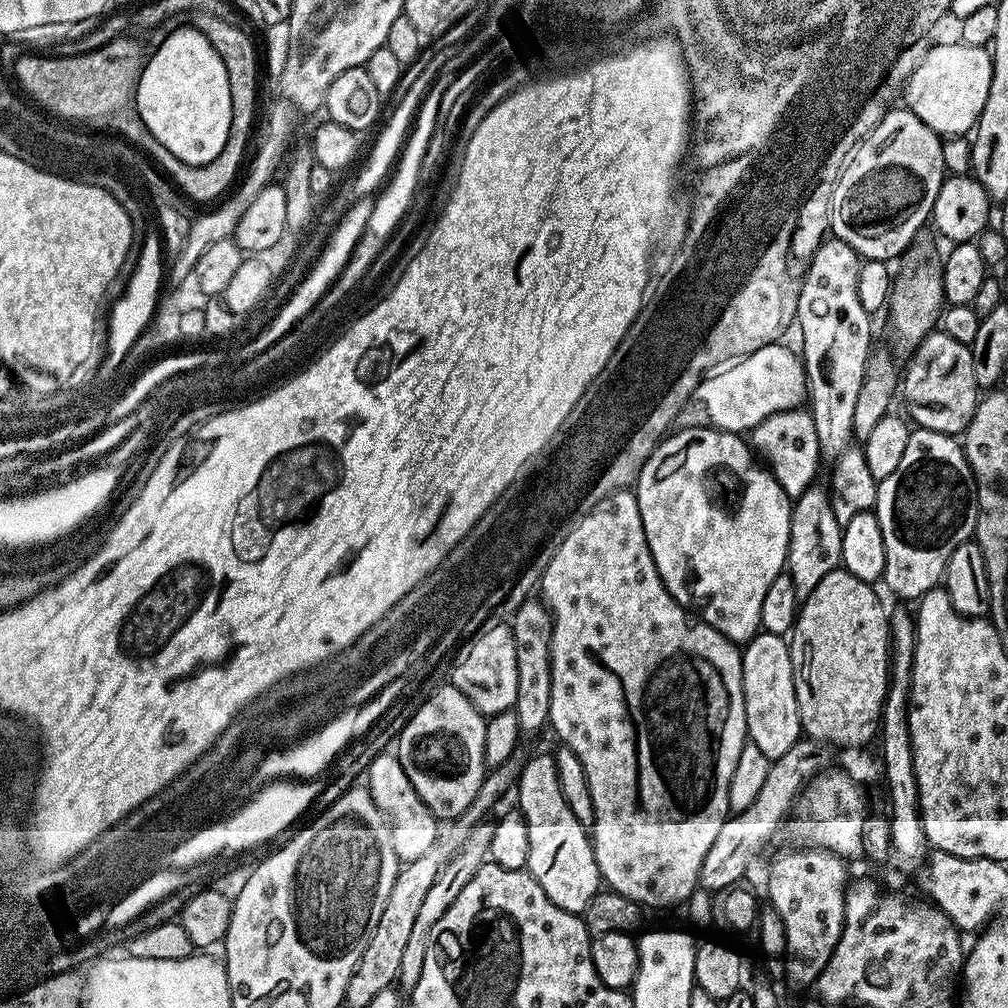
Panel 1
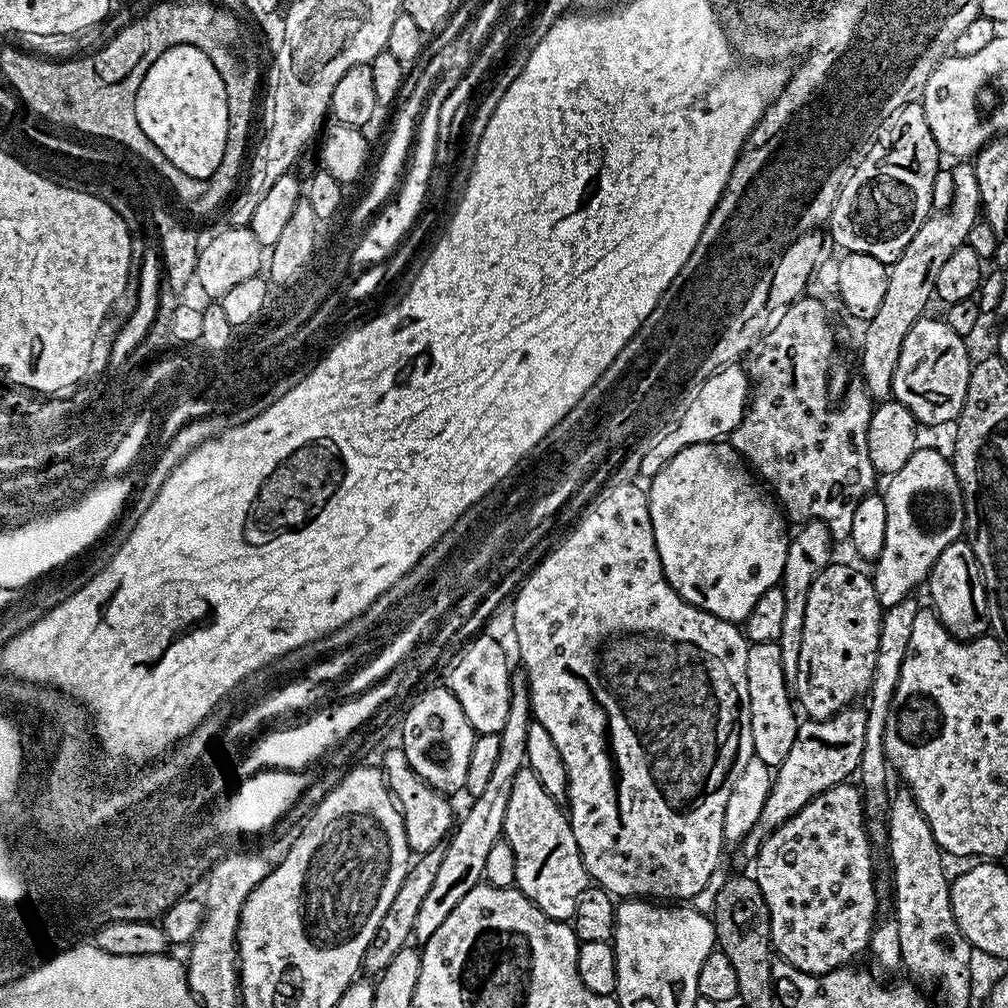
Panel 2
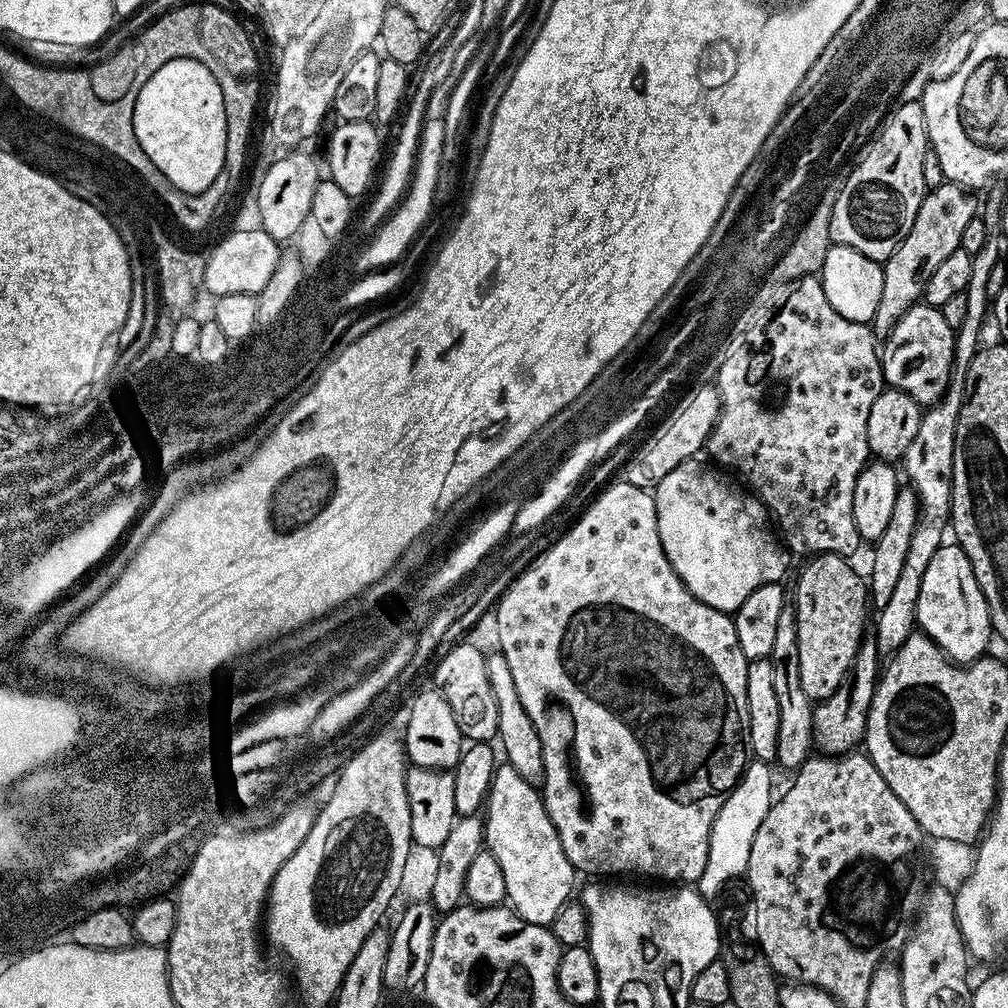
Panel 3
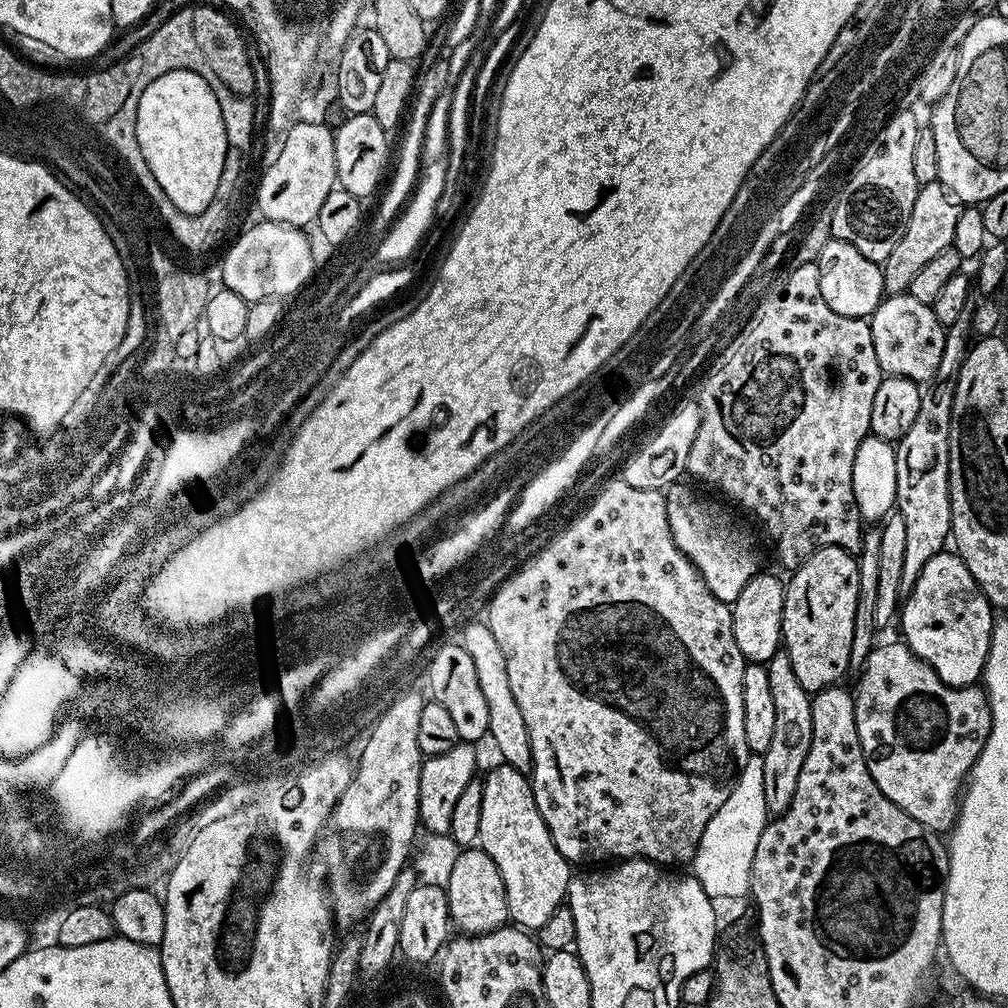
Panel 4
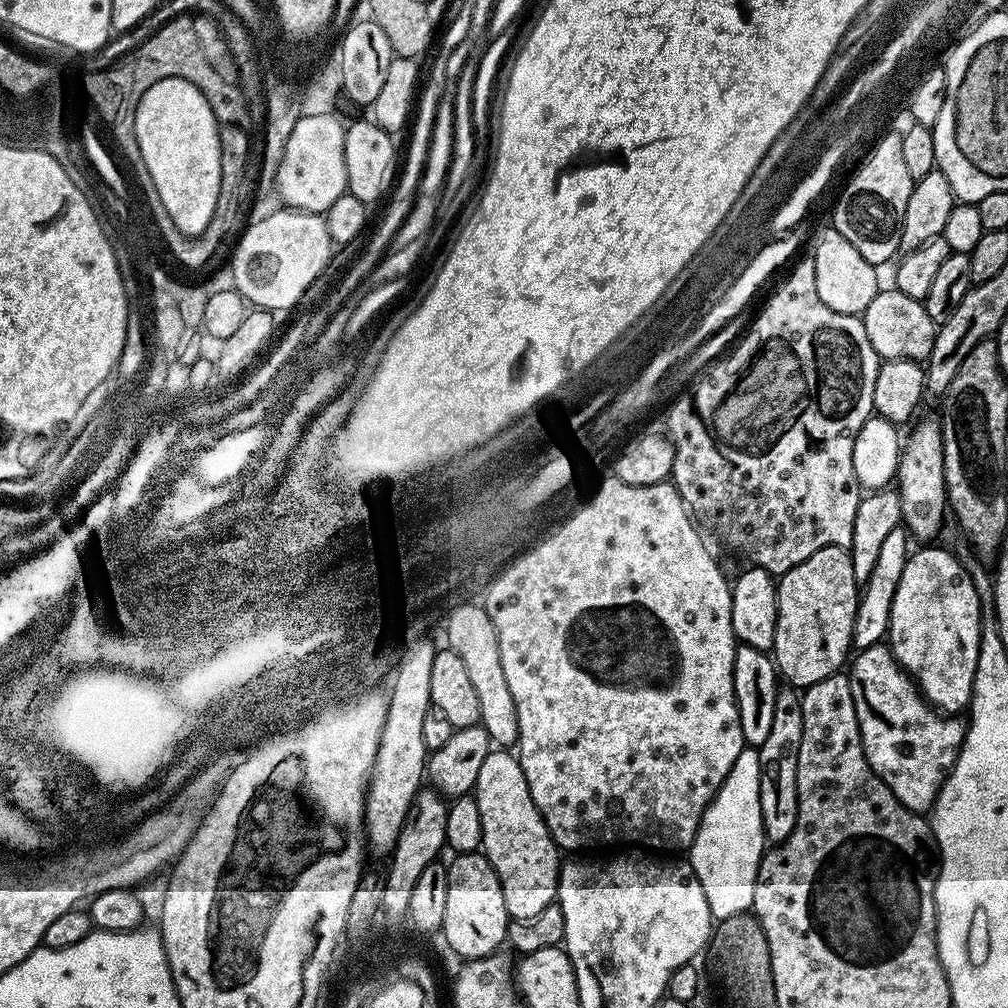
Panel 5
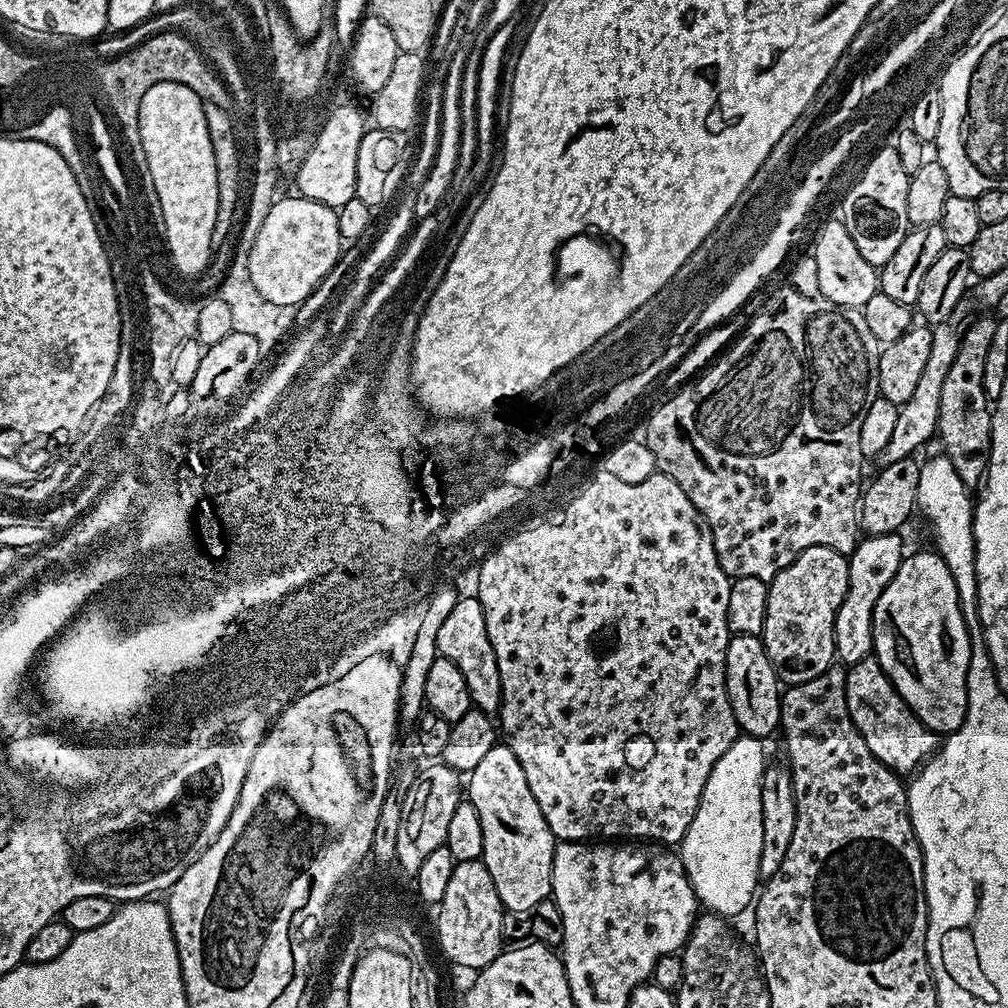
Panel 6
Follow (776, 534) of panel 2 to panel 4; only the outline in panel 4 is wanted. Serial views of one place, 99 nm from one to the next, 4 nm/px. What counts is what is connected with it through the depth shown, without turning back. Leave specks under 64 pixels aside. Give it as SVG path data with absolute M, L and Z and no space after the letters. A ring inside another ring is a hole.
M677 482L667 489L664 501L670 534L678 550L682 550L685 558L698 570L702 582L706 582L714 598L731 606L738 594L742 594L746 582L750 582L750 578L754 578L762 568L751 534L738 521L719 512L706 497L687 488L684 482Z

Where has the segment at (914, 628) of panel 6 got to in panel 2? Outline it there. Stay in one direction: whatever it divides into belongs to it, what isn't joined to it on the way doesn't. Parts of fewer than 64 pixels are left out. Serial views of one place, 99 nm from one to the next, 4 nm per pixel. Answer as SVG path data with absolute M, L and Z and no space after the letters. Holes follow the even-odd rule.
M967 539L950 542L950 546L946 546L942 554L938 554L938 562L934 562L932 571L928 574L927 588L928 596L932 599L931 607L952 635L962 640L972 640L975 636L983 636L989 631L984 576L980 572L978 558L974 558L974 550Z

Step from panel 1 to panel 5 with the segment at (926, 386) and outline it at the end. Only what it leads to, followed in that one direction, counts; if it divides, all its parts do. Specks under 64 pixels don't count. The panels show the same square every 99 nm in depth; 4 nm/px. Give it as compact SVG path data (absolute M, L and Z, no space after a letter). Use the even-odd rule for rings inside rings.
M894 286L877 291L874 302L866 306L862 313L866 326L866 338L870 338L870 346L880 356L881 361L886 360L915 360L927 361L930 350L934 350L934 338L938 325L926 314L923 303L906 294L902 294Z

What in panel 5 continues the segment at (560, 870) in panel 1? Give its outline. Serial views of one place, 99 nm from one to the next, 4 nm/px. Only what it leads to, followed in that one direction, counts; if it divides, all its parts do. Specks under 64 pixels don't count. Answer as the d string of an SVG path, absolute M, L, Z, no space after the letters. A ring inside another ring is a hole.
M489 751L486 762L482 762L482 770L478 770L474 795L482 818L482 851L498 874L509 917L529 920L534 914L542 914L542 910L557 899L562 856L538 806L534 806L519 759L508 752L511 751Z

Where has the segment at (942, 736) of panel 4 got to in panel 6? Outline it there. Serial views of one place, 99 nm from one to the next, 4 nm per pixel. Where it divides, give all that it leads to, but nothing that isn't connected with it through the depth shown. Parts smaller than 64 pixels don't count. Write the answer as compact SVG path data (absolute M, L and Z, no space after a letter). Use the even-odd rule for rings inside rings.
M875 655L862 662L851 665L847 669L846 702L856 724L862 734L866 746L878 758L897 774L912 774L919 769L930 756L937 751L938 736L928 729L910 710L910 706L900 697L898 690L888 681L888 676L880 668Z

